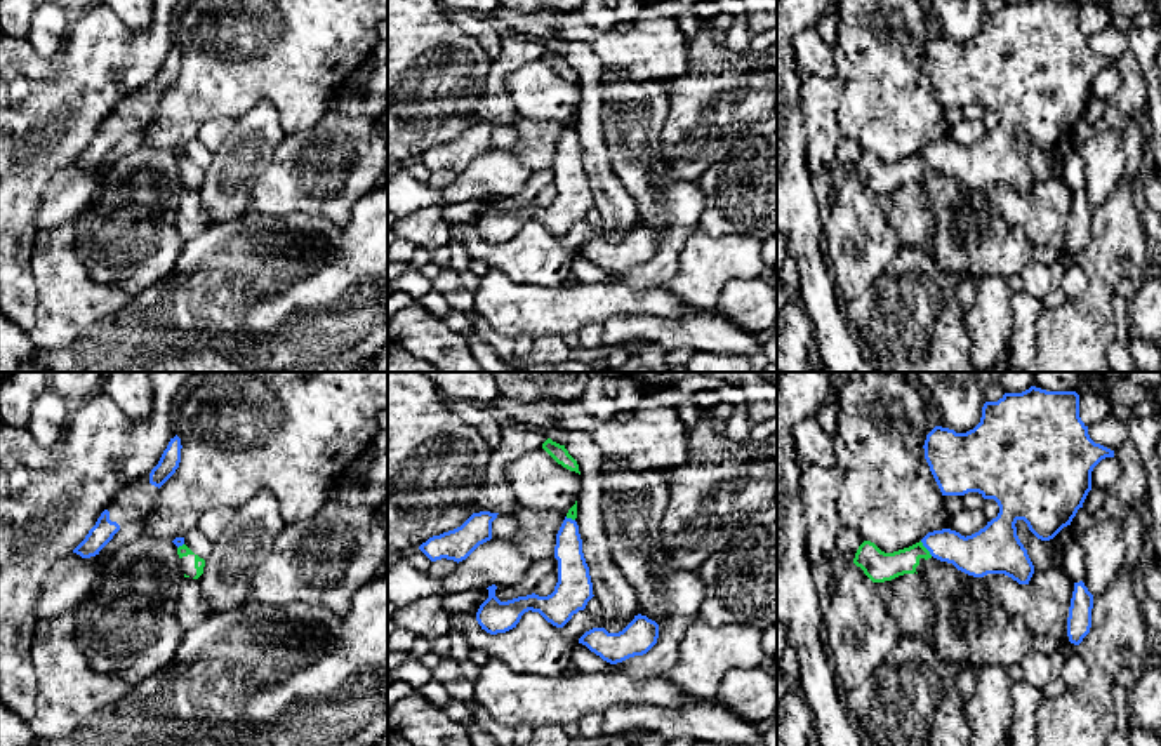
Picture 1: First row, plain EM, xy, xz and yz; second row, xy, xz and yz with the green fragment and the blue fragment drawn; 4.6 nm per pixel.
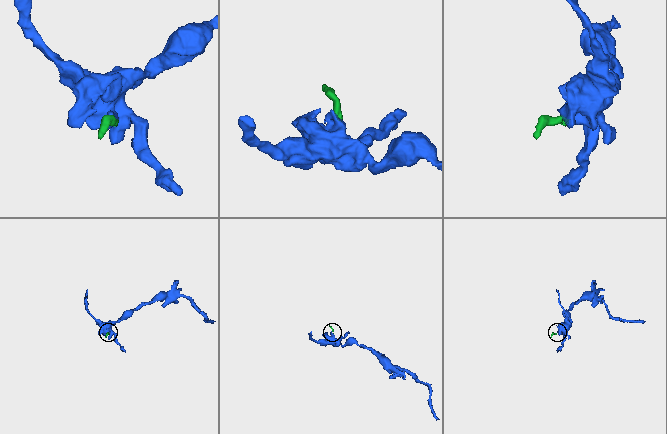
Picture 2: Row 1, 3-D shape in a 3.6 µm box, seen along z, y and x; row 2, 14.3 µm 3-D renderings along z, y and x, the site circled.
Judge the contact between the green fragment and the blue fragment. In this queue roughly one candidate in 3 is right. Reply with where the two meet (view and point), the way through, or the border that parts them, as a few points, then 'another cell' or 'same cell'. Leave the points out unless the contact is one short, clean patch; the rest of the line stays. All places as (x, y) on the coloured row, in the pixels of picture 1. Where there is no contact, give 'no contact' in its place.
yz (925, 548) | along yz (920, 541), (932, 555) | another cell

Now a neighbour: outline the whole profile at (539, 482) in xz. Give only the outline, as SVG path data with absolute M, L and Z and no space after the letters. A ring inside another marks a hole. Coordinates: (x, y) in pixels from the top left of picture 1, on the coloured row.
M544 449L509 461L506 478L520 508L546 510L563 516L582 489L580 475L558 464Z

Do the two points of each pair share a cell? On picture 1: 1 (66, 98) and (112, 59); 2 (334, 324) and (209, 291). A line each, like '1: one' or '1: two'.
1: one
2: one

